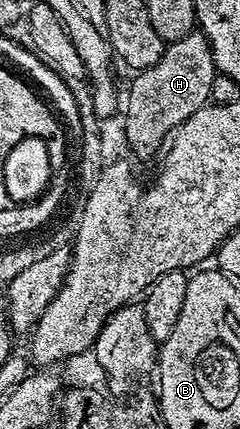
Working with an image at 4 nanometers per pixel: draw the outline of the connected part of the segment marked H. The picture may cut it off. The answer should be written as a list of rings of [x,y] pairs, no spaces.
[[[194,30],[186,38],[171,41],[153,68],[141,68],[133,75],[136,77],[128,88],[128,96],[126,92],[124,136],[129,146],[144,160],[159,153],[186,118],[211,101],[216,75],[212,47],[203,32]]]

